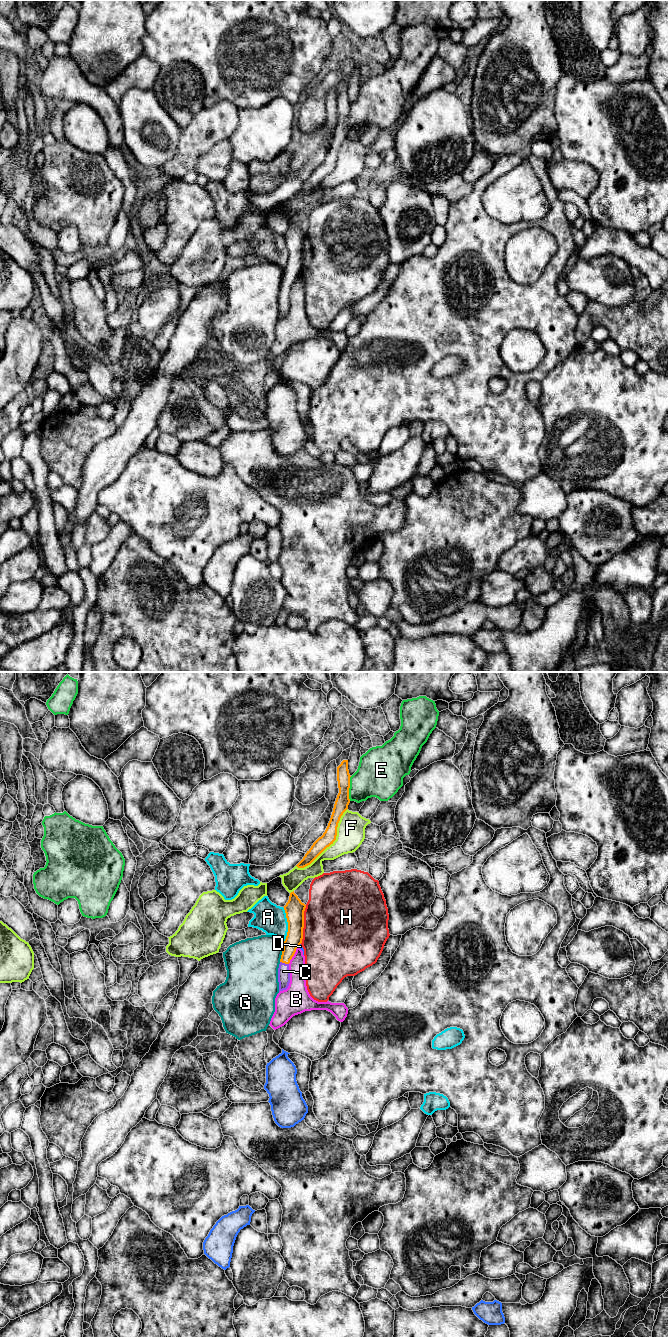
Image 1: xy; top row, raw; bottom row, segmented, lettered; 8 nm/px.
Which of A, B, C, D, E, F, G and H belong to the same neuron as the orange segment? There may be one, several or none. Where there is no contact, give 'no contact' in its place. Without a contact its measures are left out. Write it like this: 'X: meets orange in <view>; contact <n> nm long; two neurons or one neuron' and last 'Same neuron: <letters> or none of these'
A: meets orange in xy; contact 280 nm long; two neurons
B: meets orange in xy; contact 170 nm long; two neurons
C: meets orange in xy; contact 80 nm long; one neuron
D: meets orange in xy; contact 40 nm long; two neurons
E: meets orange in xy; contact 200 nm long; two neurons
F: meets orange in xy; contact 650 nm long; two neurons
G: meets orange in xy; contact 160 nm long; two neurons
H: meets orange in xy; contact 320 nm long; two neurons
Same neuron: C

